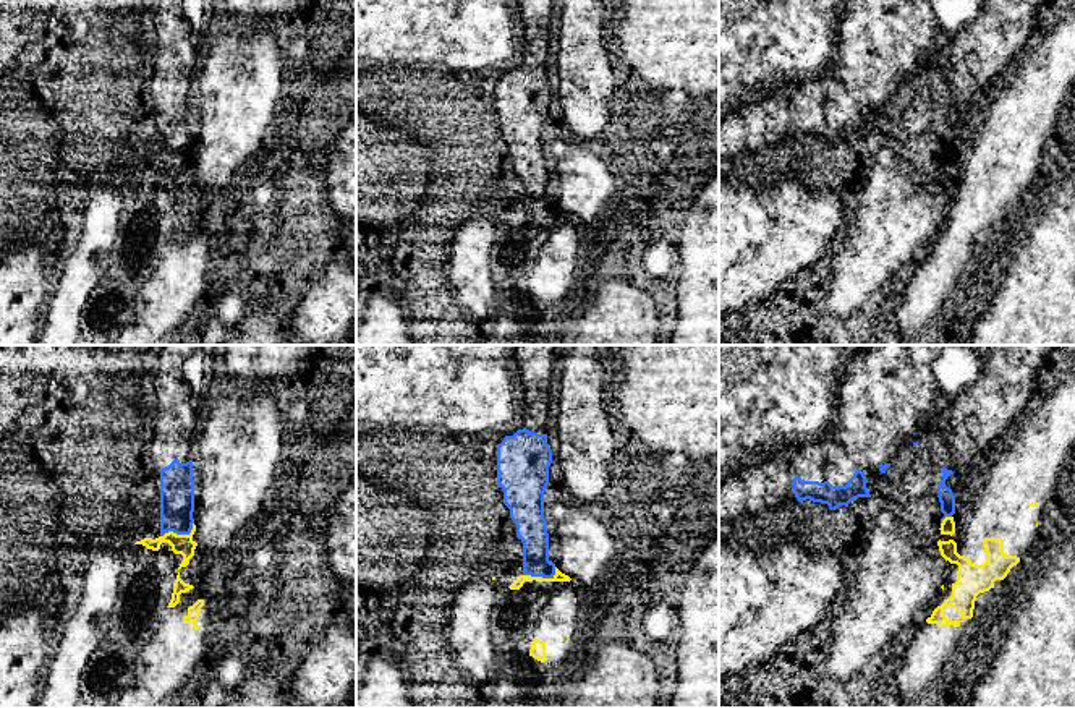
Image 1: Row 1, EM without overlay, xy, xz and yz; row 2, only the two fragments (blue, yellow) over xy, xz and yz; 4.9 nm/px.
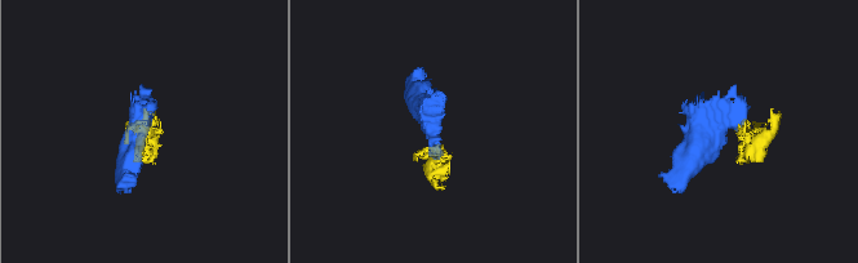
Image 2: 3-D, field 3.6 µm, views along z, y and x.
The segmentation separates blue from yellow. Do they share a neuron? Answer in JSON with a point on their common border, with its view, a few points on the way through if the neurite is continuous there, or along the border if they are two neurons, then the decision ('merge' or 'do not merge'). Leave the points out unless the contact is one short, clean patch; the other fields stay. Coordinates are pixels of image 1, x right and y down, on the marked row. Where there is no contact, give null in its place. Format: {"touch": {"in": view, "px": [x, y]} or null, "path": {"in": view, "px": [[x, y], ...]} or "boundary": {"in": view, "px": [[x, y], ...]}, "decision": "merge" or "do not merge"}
{"touch": {"in": "xz", "px": [541, 575]}, "boundary": {"in": "xz", "px": [[556, 567], [551, 577], [523, 574]]}, "decision": "do not merge"}

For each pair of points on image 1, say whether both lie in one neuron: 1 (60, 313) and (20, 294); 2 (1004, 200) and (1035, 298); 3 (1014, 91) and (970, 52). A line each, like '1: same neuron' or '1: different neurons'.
1: different neurons
2: different neurons
3: different neurons

